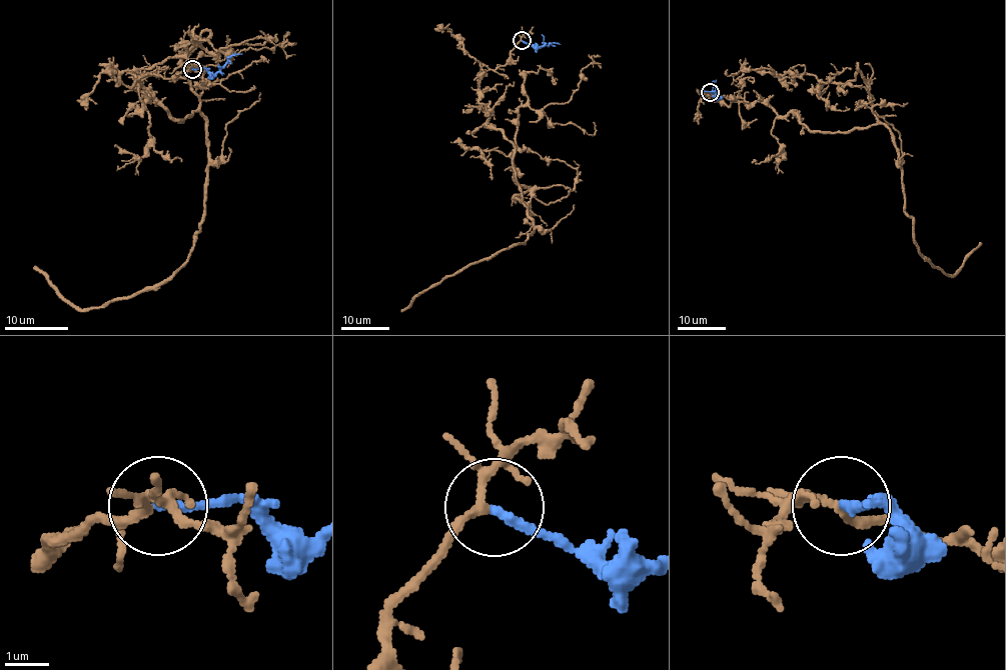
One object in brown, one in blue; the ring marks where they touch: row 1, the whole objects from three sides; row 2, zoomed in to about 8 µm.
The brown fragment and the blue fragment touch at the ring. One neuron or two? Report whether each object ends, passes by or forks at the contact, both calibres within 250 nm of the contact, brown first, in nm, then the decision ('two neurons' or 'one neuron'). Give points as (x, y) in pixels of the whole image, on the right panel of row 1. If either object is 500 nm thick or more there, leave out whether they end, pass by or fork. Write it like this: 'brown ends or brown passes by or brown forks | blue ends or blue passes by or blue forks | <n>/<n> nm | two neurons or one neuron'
brown forks | blue ends | 140/220 nm | one neuron

